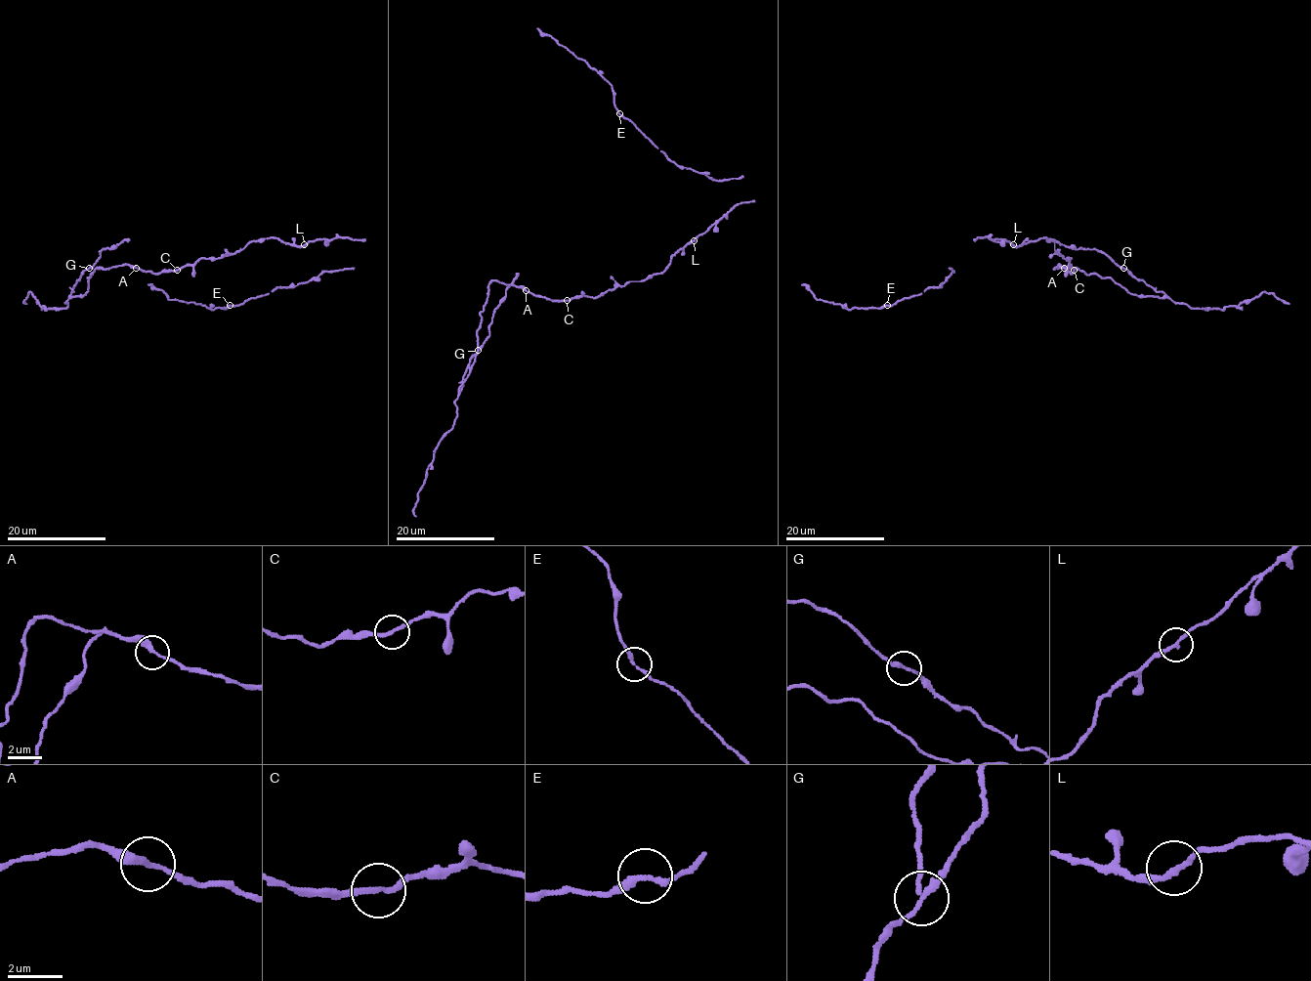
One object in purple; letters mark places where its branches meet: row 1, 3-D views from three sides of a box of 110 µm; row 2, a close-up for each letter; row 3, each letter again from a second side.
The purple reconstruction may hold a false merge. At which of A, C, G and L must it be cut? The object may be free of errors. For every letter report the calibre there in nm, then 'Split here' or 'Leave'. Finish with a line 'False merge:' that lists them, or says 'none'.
A: Thickness 240 nm. Leave
C: Thickness 200 nm. Leave
G: Thickness 200 nm. Leave
L: Thickness 200 nm. Leave
False merge: none

